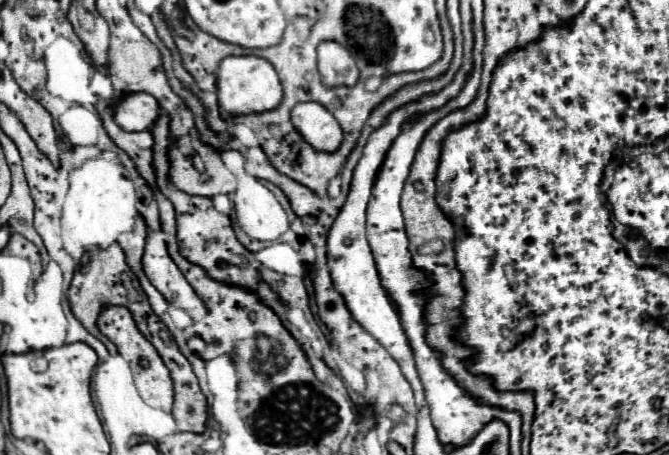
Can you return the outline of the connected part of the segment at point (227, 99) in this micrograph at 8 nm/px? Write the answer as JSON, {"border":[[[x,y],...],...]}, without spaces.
{"border":[[[227,56],[217,70],[217,96],[221,106],[221,116],[233,118],[245,112],[265,112],[279,106],[283,98],[283,88],[279,76],[269,60],[259,56]]]}

